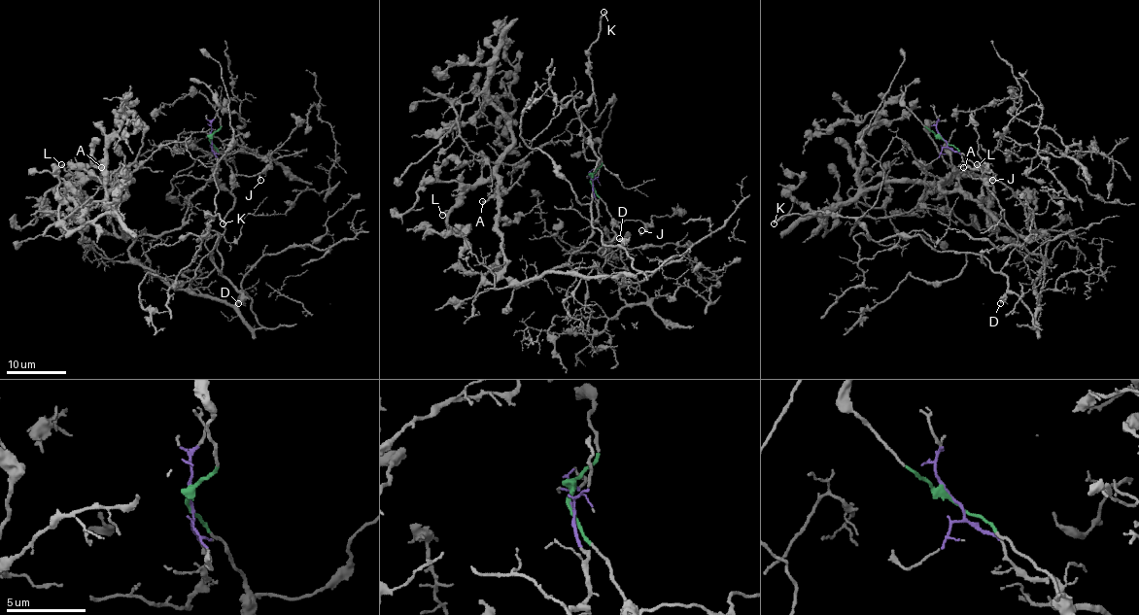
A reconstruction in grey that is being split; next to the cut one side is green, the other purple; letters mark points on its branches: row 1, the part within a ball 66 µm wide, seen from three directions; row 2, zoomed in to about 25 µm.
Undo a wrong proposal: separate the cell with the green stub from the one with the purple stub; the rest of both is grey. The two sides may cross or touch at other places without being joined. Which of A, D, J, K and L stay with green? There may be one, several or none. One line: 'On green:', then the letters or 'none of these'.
On green: D, J, K

